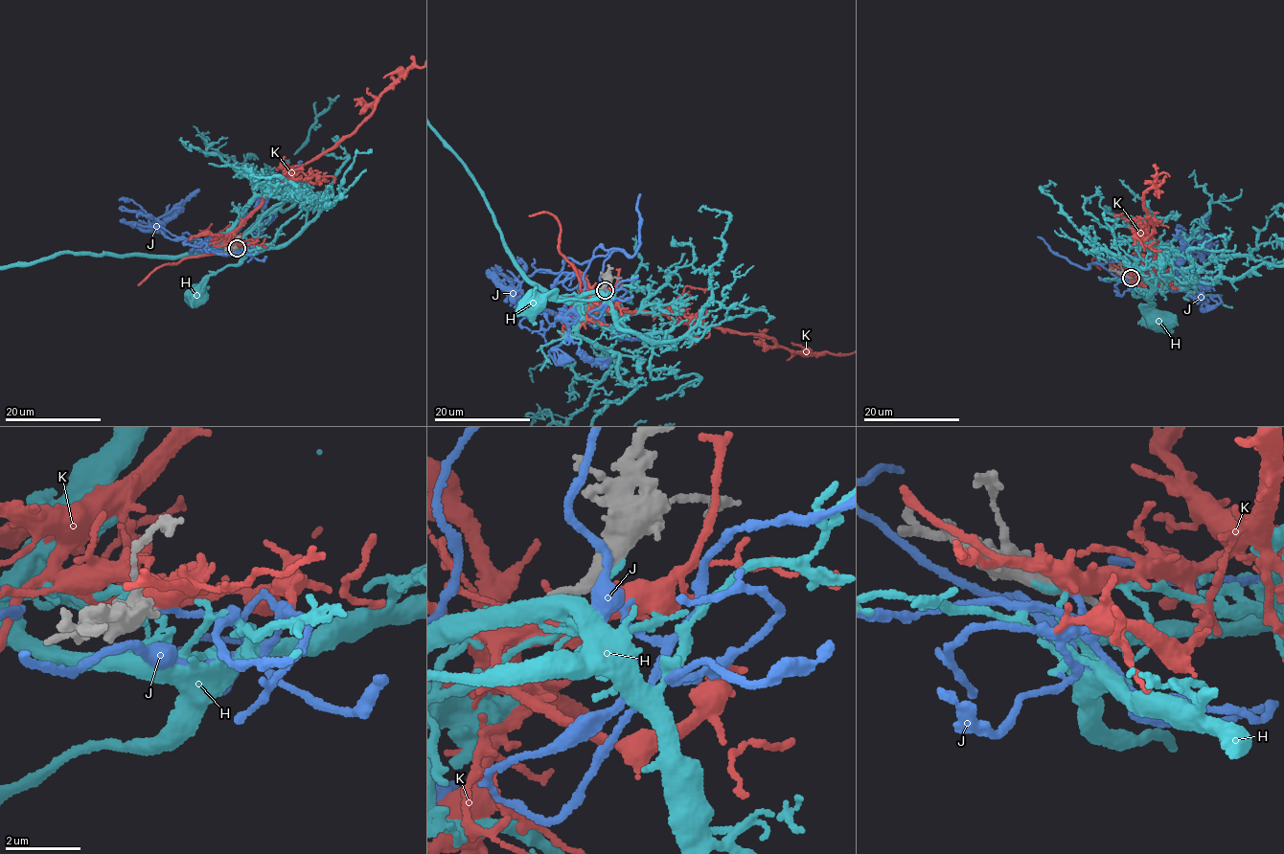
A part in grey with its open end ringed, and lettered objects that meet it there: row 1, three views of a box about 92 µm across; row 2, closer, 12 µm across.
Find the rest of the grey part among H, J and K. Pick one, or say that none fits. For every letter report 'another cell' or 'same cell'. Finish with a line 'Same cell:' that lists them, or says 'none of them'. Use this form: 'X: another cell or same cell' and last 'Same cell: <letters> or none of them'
H: another cell
J: same cell
K: another cell
Same cell: J

